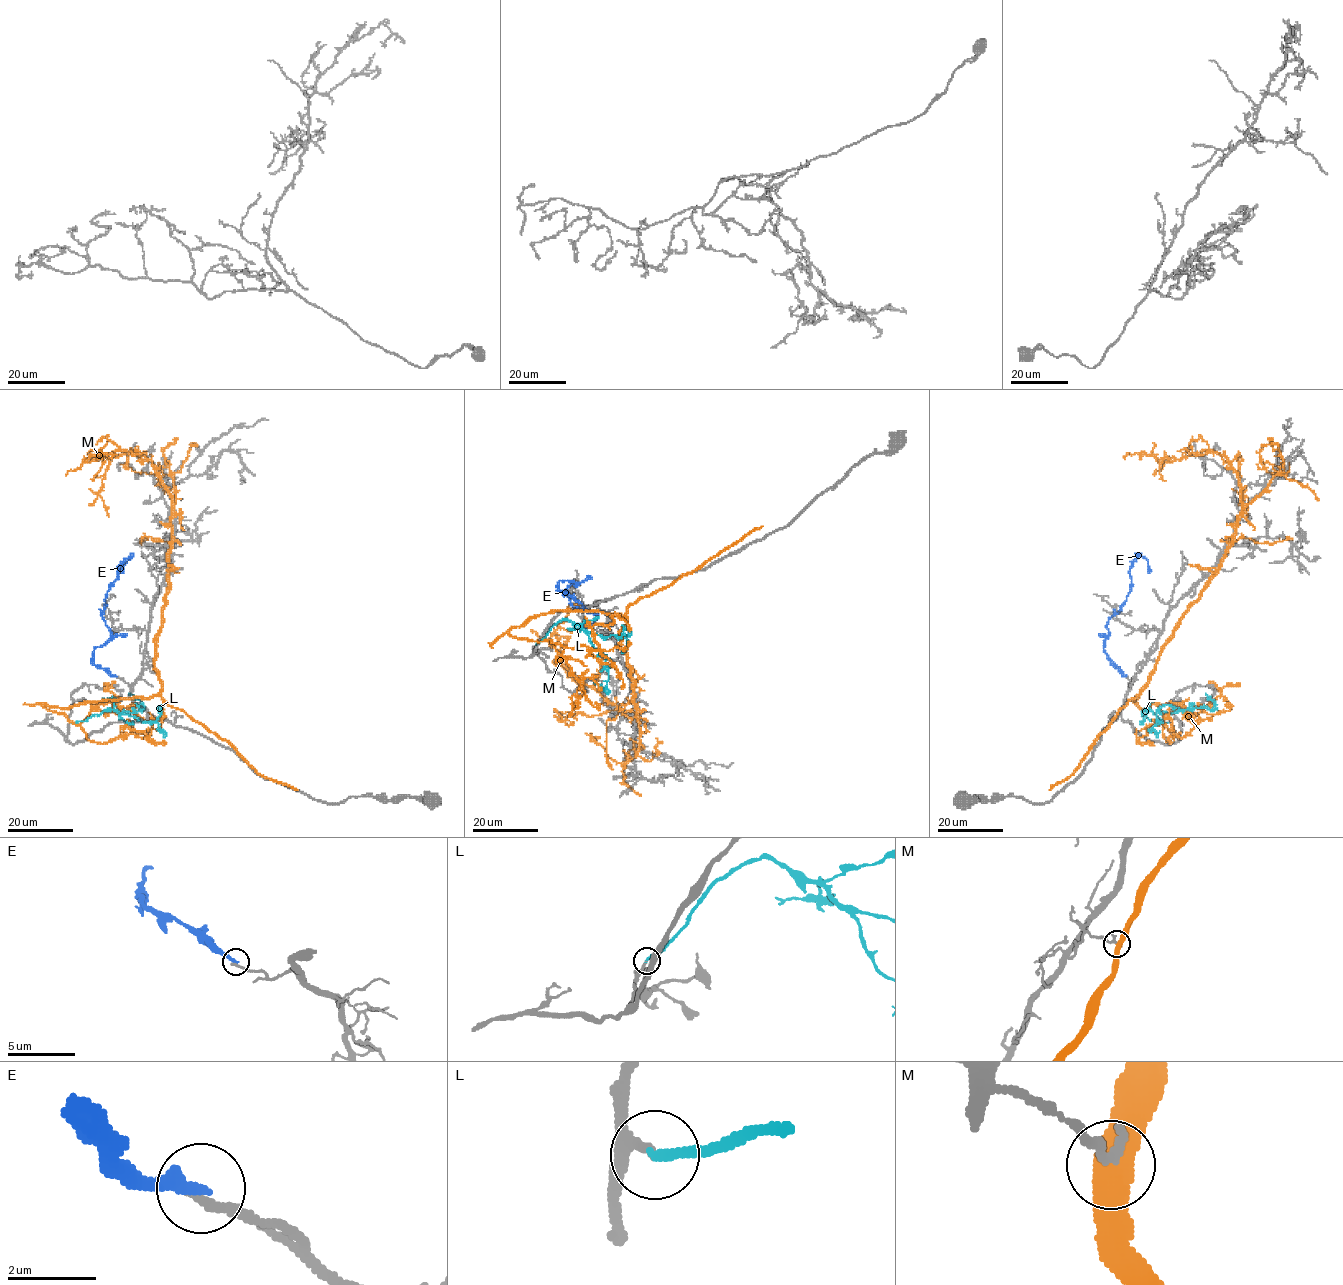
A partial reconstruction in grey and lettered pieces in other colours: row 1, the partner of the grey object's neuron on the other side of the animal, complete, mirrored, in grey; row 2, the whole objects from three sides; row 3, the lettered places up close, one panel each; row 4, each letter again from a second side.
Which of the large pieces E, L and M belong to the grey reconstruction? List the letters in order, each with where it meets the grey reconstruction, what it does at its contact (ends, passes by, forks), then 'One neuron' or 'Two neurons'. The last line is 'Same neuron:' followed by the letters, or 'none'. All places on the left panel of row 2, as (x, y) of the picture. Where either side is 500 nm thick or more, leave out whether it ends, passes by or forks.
E: Touches grey at (116, 676). It ends there. Two neurons
L: Touches grey at (71, 722). It ends there. One neuron
M: Touches grey at (153, 662). It passes by. Two neurons
Same neuron: L

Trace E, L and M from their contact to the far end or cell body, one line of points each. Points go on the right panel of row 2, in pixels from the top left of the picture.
E: (1126, 676), (1104, 648), (1106, 625), (1126, 599), (1129, 567), (1139, 556), (1147, 560), (1149, 573)
L: (1167, 723), (1151, 721), (1141, 713), (1145, 709), (1171, 713), (1206, 706), (1210, 709), (1215, 702), (1205, 693)
M: (1155, 662), (1235, 536), (1242, 494), (1233, 467), (1214, 451), (1172, 461), (1144, 453), (1123, 458)

